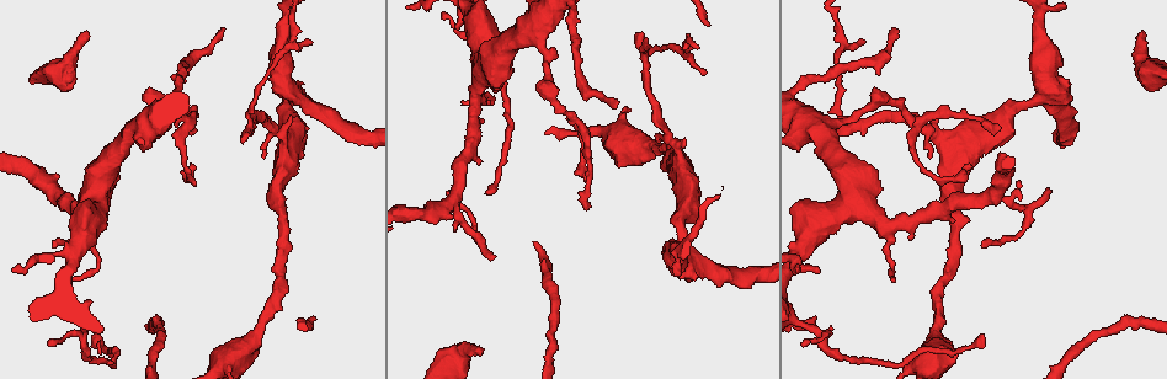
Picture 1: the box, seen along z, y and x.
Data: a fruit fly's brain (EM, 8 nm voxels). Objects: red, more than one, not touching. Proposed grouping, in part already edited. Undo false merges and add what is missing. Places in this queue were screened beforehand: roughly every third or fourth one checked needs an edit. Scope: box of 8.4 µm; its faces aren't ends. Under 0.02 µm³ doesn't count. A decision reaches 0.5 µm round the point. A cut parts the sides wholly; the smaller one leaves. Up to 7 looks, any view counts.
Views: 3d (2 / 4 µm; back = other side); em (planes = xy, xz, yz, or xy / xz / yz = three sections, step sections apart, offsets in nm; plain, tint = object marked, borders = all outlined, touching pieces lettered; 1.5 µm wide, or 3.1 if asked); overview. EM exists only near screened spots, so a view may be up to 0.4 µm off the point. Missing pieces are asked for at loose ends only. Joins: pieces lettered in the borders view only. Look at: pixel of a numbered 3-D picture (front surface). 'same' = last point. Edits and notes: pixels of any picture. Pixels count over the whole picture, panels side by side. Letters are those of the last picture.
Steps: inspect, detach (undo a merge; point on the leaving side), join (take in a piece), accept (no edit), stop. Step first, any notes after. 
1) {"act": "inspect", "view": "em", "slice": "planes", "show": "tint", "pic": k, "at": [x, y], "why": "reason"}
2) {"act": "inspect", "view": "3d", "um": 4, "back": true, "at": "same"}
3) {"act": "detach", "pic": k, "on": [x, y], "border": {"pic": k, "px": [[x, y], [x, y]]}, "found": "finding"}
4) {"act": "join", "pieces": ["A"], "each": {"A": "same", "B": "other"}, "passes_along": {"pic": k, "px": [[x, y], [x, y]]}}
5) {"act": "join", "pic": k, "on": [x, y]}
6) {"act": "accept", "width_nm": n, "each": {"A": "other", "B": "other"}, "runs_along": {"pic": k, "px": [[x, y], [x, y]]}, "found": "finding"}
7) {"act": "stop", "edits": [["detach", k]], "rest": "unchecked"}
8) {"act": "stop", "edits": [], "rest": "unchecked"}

{"act": "inspect", "view": "em", "slice": "planes", "show": "borders", "pic": 1, "at": [87, 31], "why": "branch stops here"}

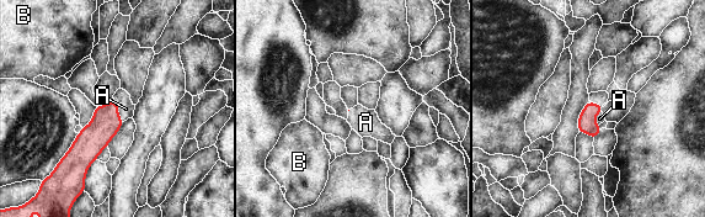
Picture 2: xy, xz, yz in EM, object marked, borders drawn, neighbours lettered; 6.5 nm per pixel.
{"act": "join", "pieces": ["A"], "each": {"A": "same", "B": "other"}, "passes_along": {"pic": 2, "px": [[106, 122], [117, 111], [126, 109]]}, "found": "the neuron continues"}

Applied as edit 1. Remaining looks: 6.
{"act": "inspect", "view": "em", "slice": "planes", "show": "borders", "pic": 1, "at": [487, 191], "why": "branch stops here"}

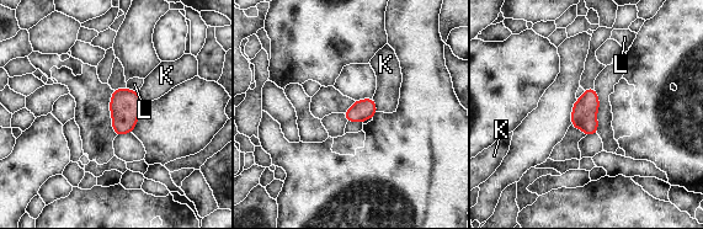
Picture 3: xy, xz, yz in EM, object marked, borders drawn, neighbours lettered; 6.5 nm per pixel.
{"act": "accept", "width_nm": 140, "each": {"K": "other", "L": "other"}, "border": {"pic": 3, "px": [[127, 86], [136, 91]]}, "found": "no lettered piece goes on from it"}

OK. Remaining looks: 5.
{"act": "inspect", "view": "em", "slice": "planes", "show": "borders", "pic": 1, "at": [636, 33], "why": "branch stops here"}

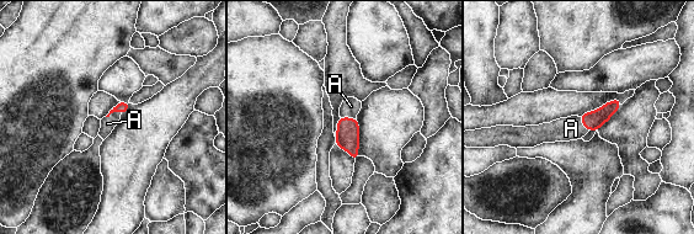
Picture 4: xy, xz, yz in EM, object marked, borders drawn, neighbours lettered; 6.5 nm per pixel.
{"act": "join", "pieces": ["A"], "longest_contact_nm": ["A", 110], "each": {"A": "same"}, "passes_along": {"pic": 4, "px": [[121, 107], [113, 111], [107, 123]]}, "found": "the neuron continues"}

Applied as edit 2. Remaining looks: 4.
{"act": "stop", "edits": [["join", 2], ["join", 4]], "rest": "unchecked"}

